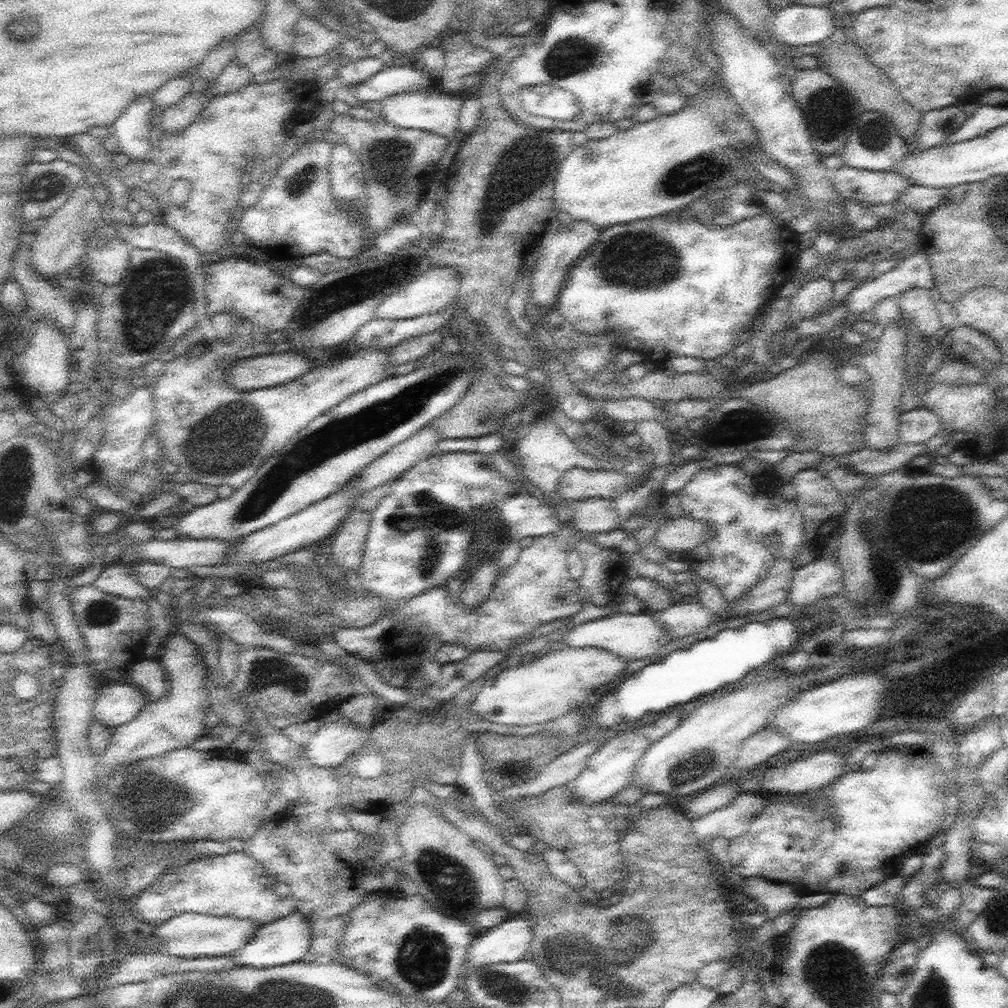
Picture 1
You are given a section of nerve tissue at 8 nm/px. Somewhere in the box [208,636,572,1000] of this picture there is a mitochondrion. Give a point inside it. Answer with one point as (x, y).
(423, 959)

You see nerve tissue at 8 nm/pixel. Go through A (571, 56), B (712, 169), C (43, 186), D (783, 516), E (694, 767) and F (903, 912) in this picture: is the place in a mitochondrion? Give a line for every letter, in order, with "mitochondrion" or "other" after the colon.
A: mitochondrion
B: mitochondrion
C: mitochondrion
D: other
E: mitochondrion
F: other

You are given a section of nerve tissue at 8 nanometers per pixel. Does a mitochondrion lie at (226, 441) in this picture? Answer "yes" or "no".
yes

